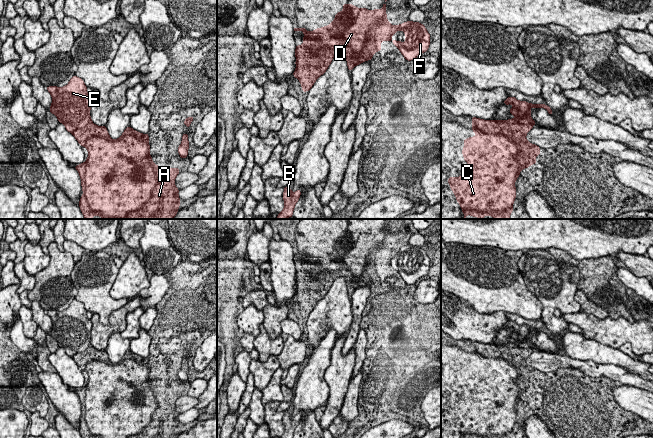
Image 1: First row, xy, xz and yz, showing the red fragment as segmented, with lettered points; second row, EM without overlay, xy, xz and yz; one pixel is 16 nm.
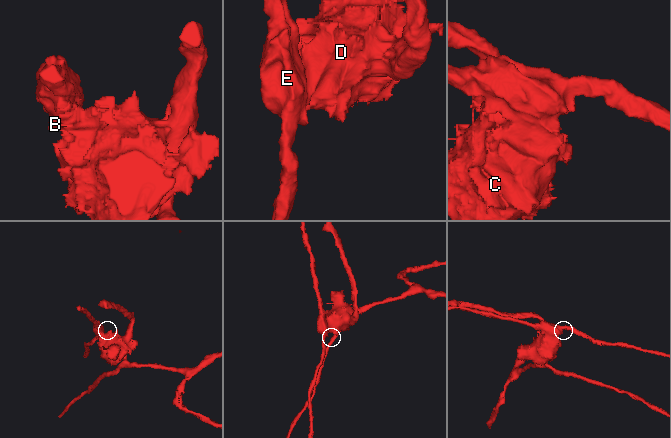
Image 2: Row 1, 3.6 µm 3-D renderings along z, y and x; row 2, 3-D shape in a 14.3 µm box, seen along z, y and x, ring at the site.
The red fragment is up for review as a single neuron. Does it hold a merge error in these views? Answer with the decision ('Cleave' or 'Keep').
Cleave

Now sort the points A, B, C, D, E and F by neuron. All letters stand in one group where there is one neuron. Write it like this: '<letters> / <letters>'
A C D F / B E

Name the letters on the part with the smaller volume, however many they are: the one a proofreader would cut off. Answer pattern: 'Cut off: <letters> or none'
Cut off: B, E

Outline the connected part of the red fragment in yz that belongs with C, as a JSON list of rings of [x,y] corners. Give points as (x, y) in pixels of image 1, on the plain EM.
[[[471,341],[471,344],[472,355],[476,360],[464,363],[462,373],[464,385],[467,385],[468,388],[464,389],[464,398],[460,401],[448,401],[450,413],[454,416],[456,425],[460,428],[464,438],[510,438],[513,436],[513,427],[516,422],[515,405],[522,393],[537,388],[534,382],[540,379],[540,371],[526,363],[513,363],[505,352],[498,352],[492,344],[476,341]]]

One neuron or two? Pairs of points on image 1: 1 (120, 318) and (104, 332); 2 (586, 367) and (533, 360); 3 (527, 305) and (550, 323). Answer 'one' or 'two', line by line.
1: one
2: one
3: two

